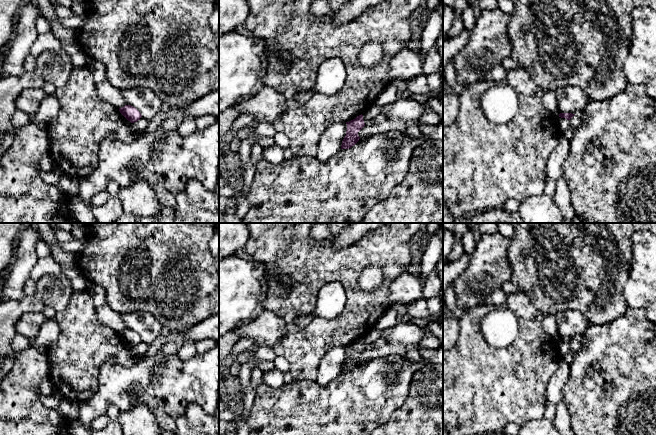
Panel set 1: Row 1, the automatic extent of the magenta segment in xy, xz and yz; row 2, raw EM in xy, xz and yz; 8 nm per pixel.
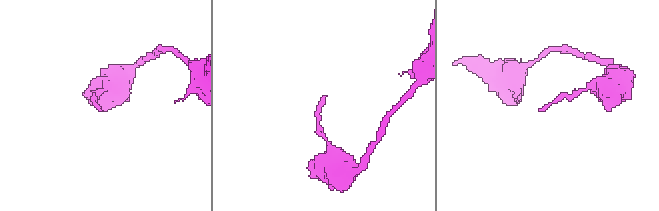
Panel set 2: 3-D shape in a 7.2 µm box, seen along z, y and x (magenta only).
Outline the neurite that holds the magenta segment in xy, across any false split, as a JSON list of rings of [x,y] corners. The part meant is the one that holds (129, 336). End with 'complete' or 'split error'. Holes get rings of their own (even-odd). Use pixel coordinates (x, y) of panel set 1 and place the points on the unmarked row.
[[[131,329],[119,332],[120,337],[131,347],[137,346],[142,341],[141,337]]] | complete

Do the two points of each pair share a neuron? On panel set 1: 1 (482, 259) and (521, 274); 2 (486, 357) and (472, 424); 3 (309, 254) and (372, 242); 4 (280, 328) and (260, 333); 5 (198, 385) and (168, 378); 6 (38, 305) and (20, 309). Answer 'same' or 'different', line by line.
1: different
2: same
3: same
4: same
5: same
6: same

